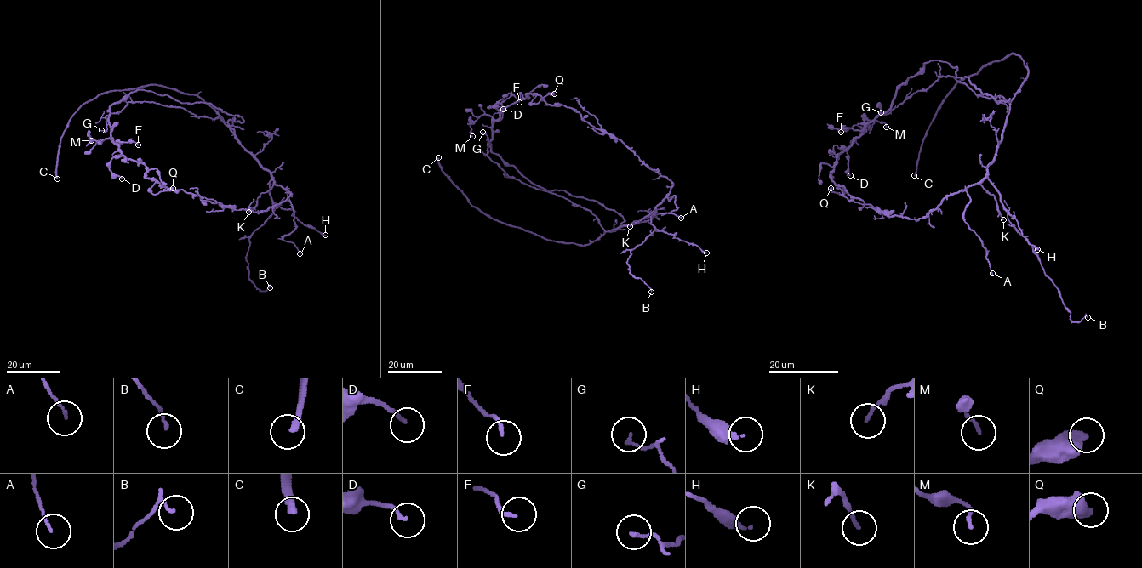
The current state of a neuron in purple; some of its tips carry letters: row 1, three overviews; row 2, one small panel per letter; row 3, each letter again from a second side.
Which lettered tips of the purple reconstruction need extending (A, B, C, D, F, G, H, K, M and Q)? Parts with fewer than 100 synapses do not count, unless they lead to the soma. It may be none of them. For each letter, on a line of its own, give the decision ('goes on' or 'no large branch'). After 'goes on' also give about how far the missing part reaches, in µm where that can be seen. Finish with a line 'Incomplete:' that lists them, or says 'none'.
A: no large branch
B: no large branch
C: goes on; missing 100 µm
D: no large branch
F: no large branch
G: no large branch
H: no large branch
K: no large branch
M: no large branch
Q: no large branch
Incomplete: C

